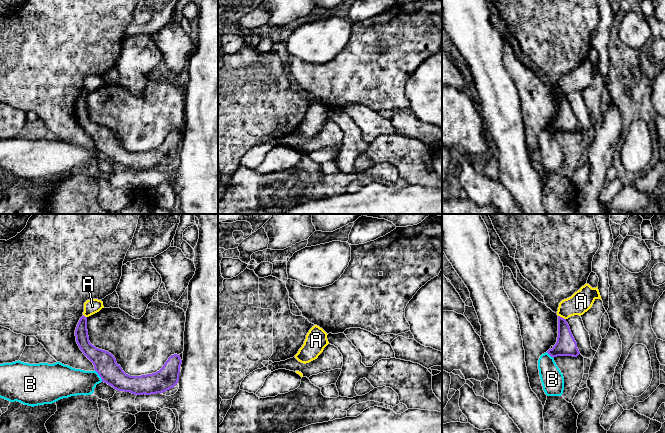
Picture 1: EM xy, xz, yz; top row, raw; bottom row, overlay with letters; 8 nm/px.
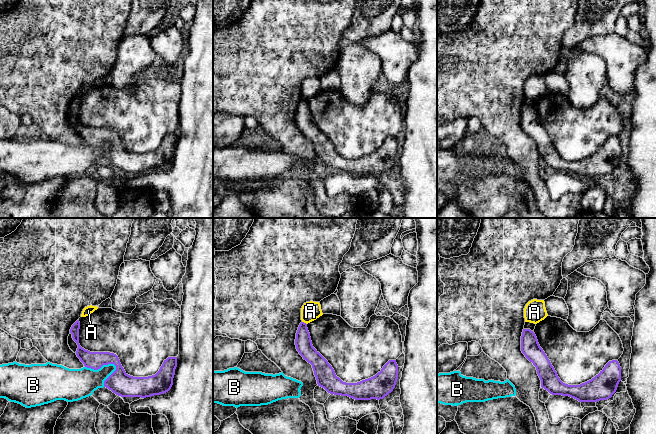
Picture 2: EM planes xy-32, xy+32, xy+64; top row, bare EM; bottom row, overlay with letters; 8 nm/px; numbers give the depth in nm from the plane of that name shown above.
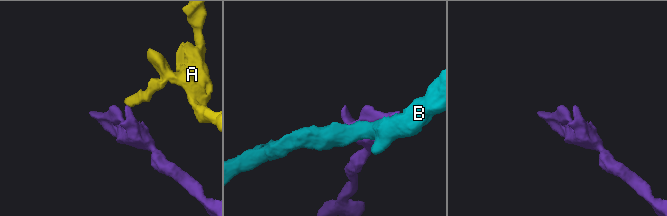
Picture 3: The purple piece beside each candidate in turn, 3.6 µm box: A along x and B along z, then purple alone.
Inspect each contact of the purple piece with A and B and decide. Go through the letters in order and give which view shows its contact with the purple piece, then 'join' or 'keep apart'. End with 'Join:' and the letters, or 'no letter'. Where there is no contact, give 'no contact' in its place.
A: yz | keep apart
B: xy | keep apart
Join: no letter

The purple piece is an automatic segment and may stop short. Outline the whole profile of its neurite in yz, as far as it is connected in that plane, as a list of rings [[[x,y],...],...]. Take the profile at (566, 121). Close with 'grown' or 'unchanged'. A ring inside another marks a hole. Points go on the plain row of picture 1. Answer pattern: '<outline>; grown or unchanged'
[[[558,92],[557,118],[547,129],[553,134],[557,132],[577,133],[580,130],[566,95],[560,92]]]; unchanged

